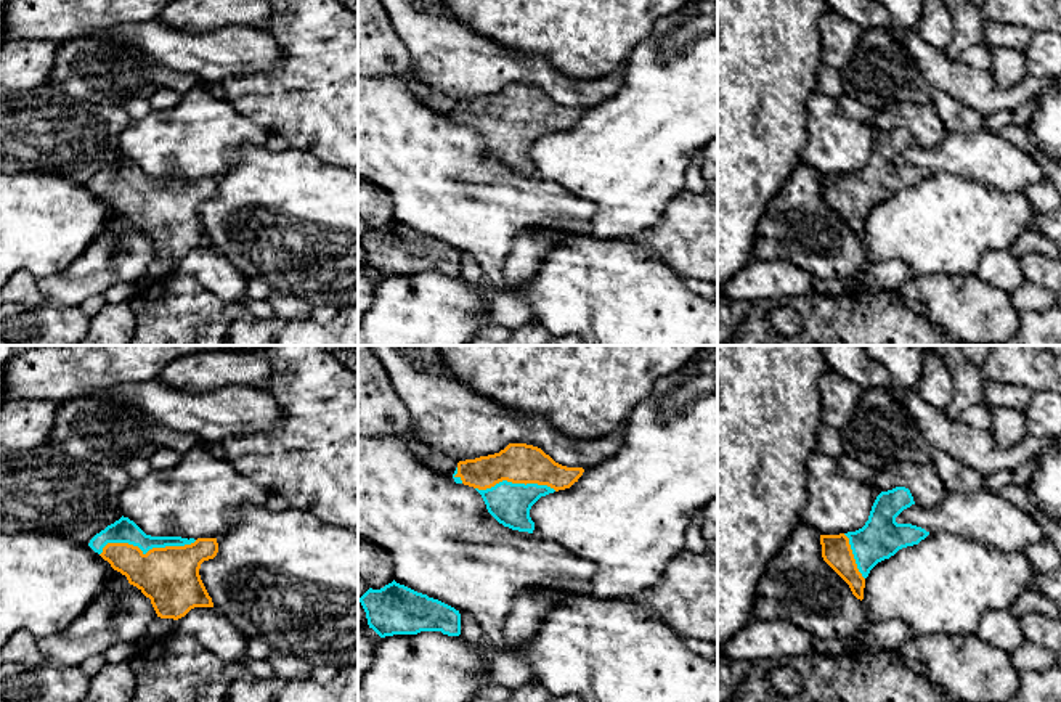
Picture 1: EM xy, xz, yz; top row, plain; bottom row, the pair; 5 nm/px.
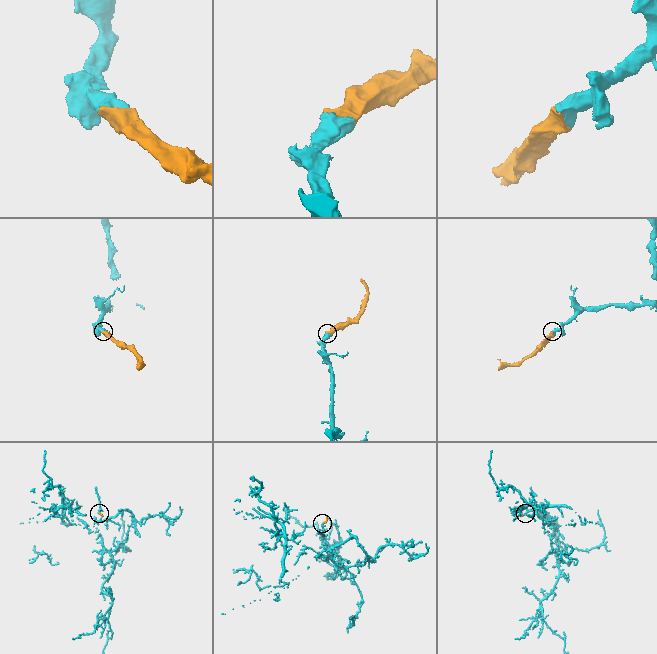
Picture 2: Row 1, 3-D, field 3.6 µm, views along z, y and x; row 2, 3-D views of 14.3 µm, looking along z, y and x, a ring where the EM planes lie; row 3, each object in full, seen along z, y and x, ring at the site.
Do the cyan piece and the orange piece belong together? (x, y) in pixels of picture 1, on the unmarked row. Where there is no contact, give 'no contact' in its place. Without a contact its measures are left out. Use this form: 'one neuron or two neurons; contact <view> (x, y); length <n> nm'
one neuron; contact xy (146, 191); length 500 nm

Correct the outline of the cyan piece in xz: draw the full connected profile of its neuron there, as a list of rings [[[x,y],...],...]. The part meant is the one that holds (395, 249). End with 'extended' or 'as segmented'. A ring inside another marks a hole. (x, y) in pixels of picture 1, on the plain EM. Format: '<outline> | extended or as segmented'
[[[395,220],[380,230],[369,228],[360,243],[368,265],[380,278],[393,275],[417,275],[441,271],[448,276],[461,275],[461,254],[454,247],[417,233]]] | as segmented

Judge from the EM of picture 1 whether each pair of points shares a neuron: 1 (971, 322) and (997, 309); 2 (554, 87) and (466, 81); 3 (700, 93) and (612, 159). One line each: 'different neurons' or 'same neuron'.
1: same neuron
2: same neuron
3: same neuron

